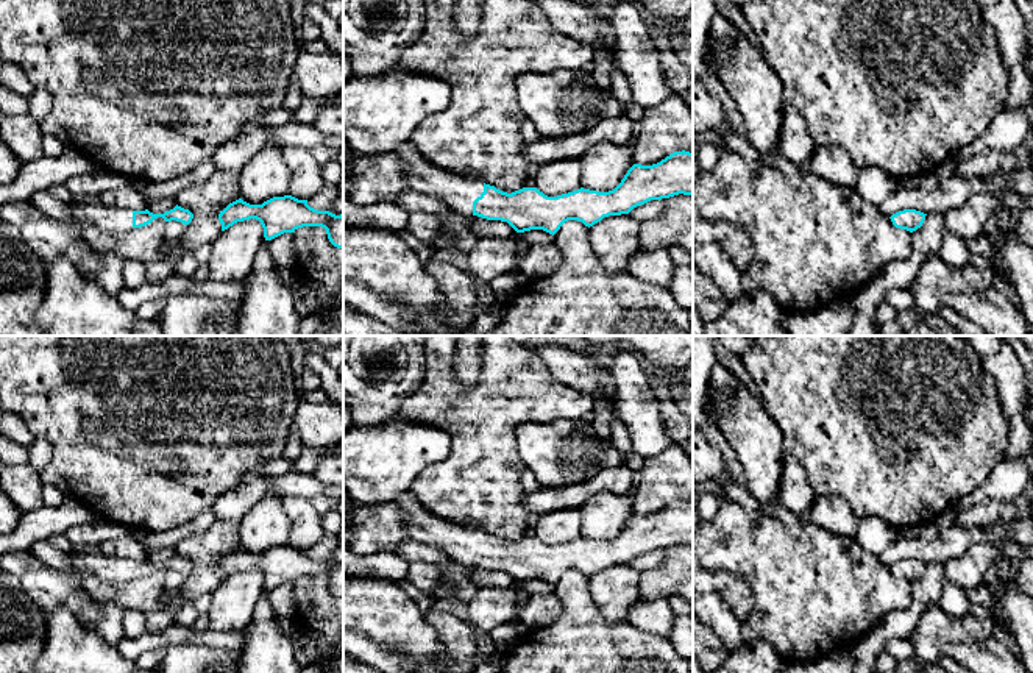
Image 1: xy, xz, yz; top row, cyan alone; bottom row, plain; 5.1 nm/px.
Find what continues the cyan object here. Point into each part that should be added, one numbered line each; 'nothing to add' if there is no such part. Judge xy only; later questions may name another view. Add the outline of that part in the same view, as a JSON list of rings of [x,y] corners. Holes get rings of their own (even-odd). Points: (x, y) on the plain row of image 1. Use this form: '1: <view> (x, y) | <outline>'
1: xy (99, 566) | [[[75,548],[66,553],[69,559],[69,573],[81,578],[94,576],[103,581],[133,579],[133,561],[109,557],[101,553],[80,553]]]

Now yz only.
nothing to add

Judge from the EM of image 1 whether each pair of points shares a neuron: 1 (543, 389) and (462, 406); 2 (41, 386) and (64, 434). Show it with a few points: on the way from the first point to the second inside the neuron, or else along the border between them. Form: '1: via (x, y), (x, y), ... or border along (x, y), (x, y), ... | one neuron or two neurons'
1: via (523, 391), (511, 391), (495, 406), (482, 406) | one neuron
2: via (53, 398), (64, 409), (64, 422) | one neuron

